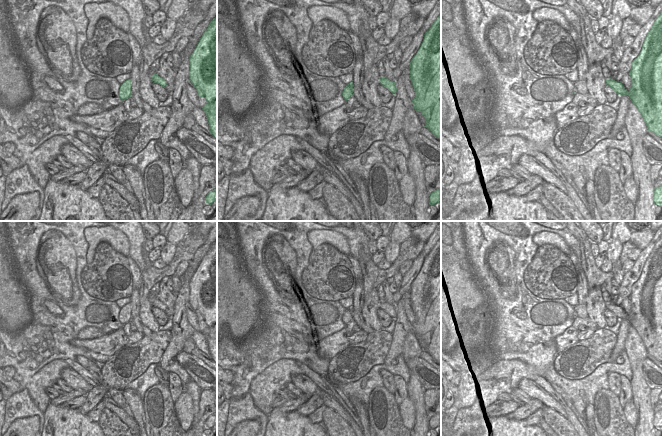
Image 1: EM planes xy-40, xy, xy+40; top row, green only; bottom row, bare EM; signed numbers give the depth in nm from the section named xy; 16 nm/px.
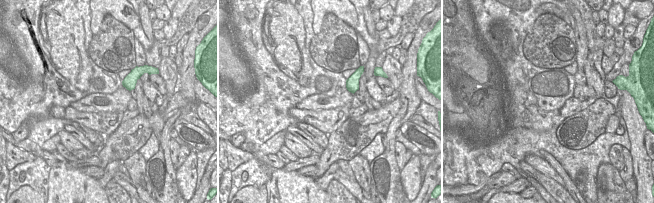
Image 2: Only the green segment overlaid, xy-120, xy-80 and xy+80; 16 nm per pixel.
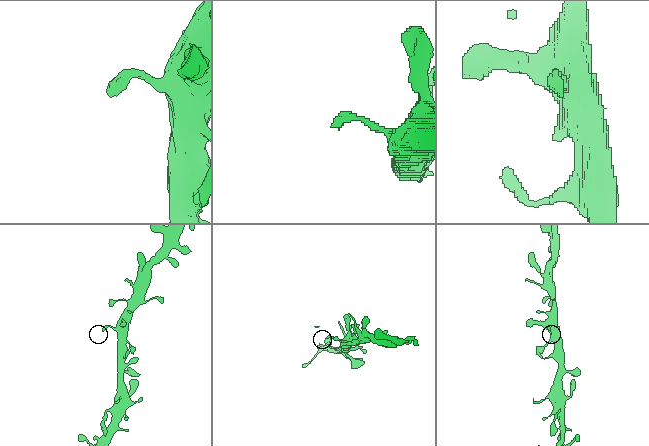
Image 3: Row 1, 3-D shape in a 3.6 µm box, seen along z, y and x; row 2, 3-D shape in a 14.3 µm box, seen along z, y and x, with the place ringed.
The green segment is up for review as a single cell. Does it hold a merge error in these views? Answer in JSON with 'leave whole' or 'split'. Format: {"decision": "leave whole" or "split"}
{"decision": "leave whole"}

